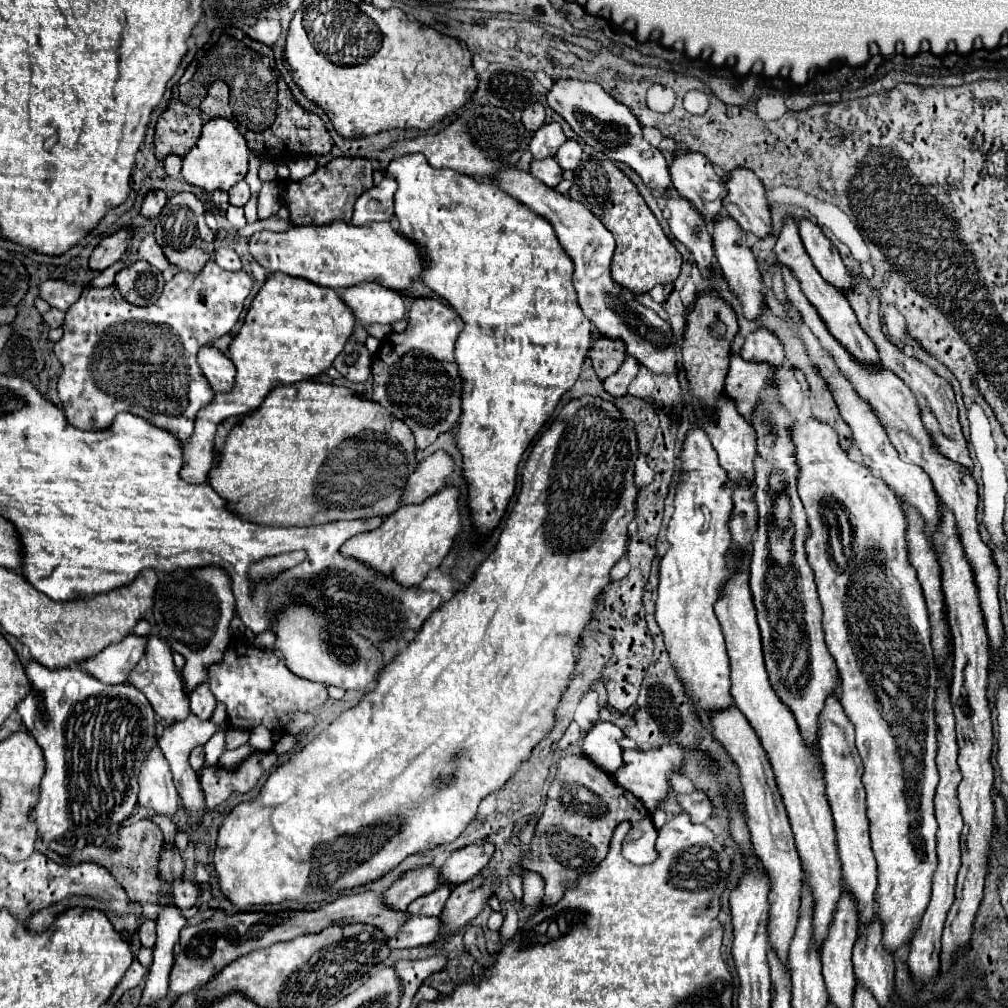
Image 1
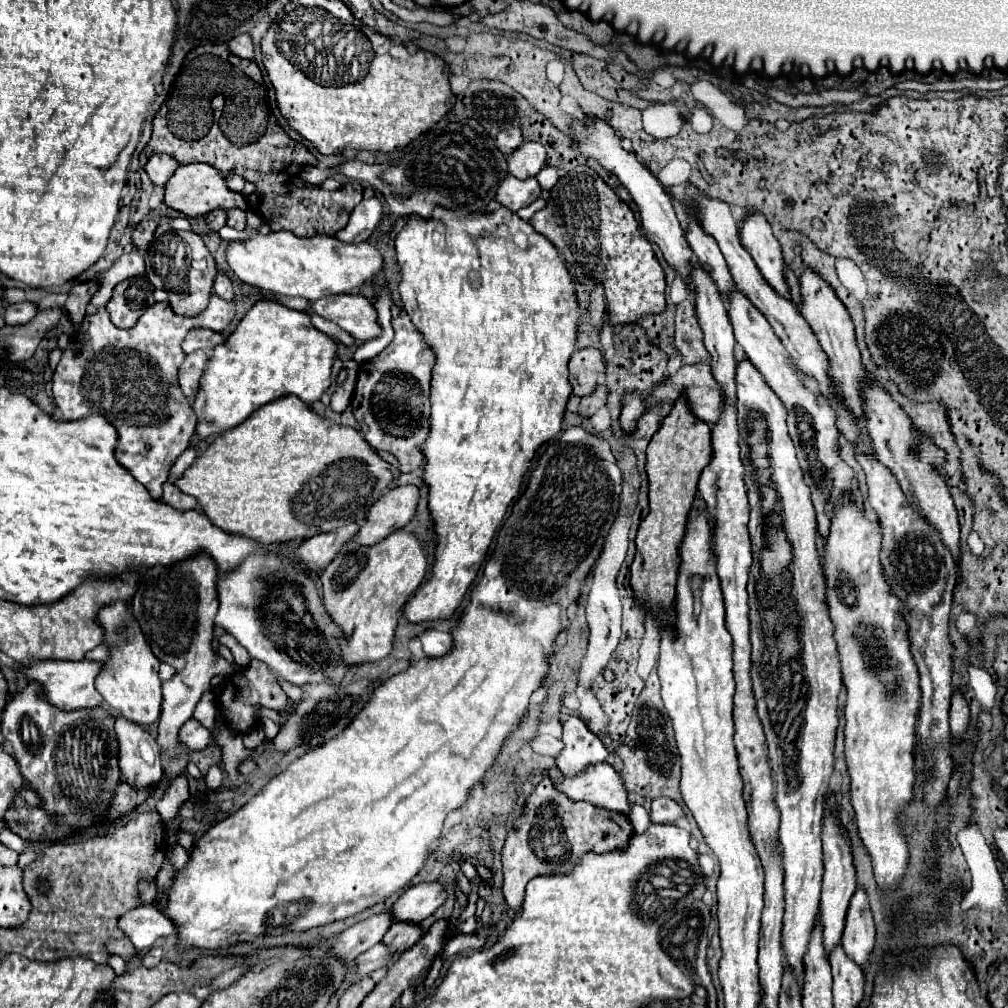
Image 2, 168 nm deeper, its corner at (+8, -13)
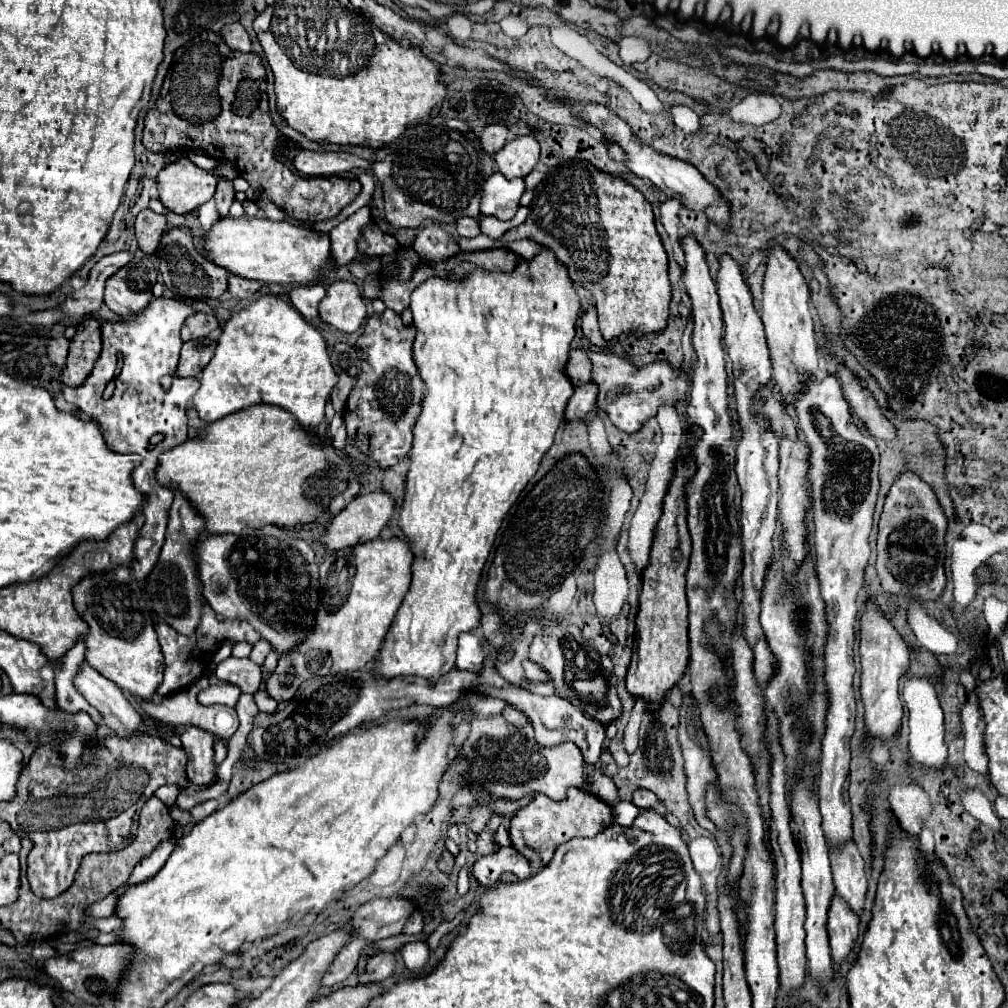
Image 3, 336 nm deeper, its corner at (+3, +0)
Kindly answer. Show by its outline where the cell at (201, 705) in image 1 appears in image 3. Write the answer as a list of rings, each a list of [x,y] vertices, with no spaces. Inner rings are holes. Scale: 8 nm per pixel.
[[[185,727],[181,733],[183,749],[189,755],[187,763],[187,777],[195,785],[213,785],[217,781],[217,765],[213,761],[213,741],[215,735],[197,727]]]

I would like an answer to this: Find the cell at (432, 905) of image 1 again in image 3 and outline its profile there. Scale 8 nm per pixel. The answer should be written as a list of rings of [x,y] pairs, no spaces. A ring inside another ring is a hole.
[[[379,953],[375,955],[367,967],[365,973],[357,977],[359,985],[369,985],[369,983],[381,983],[385,981],[391,973],[395,971],[395,955],[393,953]]]

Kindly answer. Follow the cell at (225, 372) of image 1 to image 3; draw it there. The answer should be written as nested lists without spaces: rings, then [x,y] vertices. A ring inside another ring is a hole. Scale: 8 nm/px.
[[[207,335],[201,339],[193,339],[183,343],[179,357],[179,375],[181,377],[199,377],[205,365],[211,361],[217,347],[215,335]]]

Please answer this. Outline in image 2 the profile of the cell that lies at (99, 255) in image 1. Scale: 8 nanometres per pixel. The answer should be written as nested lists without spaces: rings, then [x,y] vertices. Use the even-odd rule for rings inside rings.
[[[86,280],[86,282],[80,282],[72,288],[72,292],[68,294],[68,300],[66,300],[66,310],[70,312],[70,318],[72,318],[72,324],[78,326],[80,320],[84,318],[86,314],[86,306],[90,302],[90,298],[98,292],[100,288],[100,282],[98,280]]]

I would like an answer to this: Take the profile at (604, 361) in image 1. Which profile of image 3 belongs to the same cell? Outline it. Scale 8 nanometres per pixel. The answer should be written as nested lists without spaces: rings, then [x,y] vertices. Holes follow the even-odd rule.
[[[571,349],[569,351],[565,375],[571,379],[571,383],[575,387],[591,381],[591,361],[589,361],[589,353],[585,349]]]

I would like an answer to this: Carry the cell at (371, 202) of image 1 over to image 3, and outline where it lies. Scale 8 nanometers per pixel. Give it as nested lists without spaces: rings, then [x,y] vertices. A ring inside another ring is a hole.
[[[363,207],[355,215],[345,219],[343,223],[339,223],[329,233],[329,237],[331,237],[331,261],[333,261],[335,269],[349,265],[351,259],[357,255],[357,237],[369,221],[371,221],[369,207]]]

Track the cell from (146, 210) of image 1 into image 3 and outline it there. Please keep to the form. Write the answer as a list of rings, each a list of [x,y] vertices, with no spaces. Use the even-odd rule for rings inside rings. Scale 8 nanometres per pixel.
[[[151,209],[141,211],[135,219],[135,235],[139,249],[147,255],[155,253],[159,249],[159,241],[165,233],[165,227],[167,227],[165,215],[157,215]]]

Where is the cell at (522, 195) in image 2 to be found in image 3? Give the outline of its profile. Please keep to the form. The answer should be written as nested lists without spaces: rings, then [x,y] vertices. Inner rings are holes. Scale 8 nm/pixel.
[[[493,173],[485,179],[481,191],[481,215],[497,217],[499,221],[509,221],[519,209],[519,197],[525,191],[523,179],[503,179],[503,175]]]

